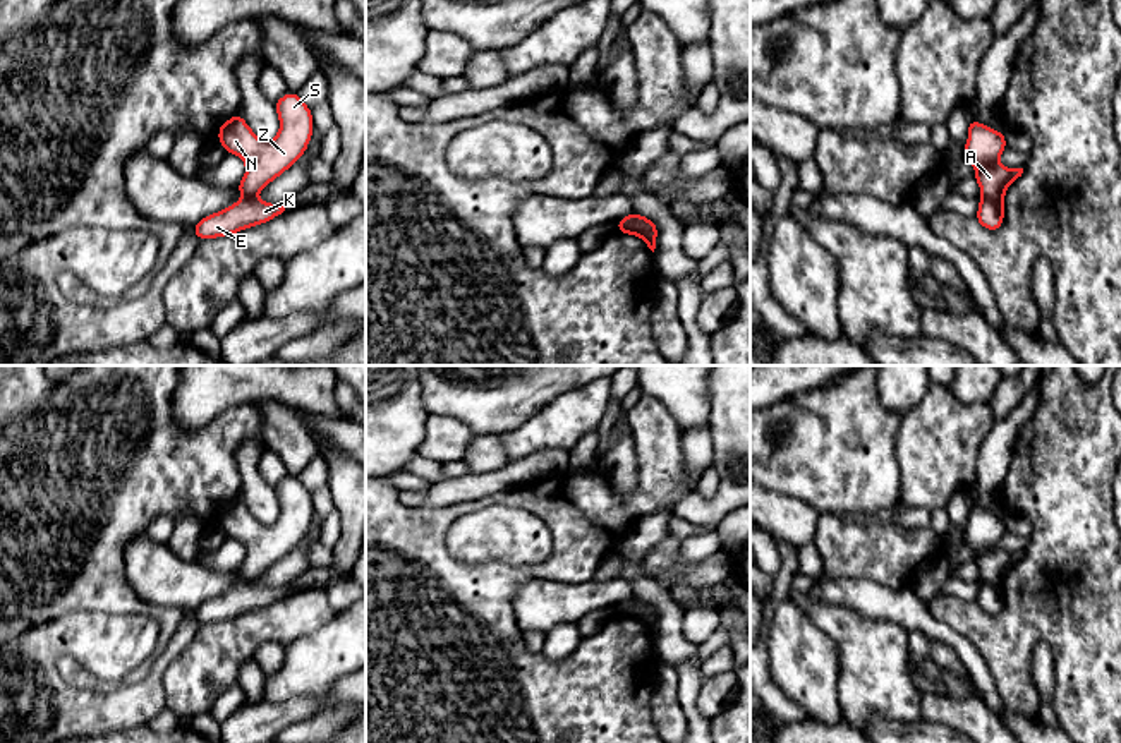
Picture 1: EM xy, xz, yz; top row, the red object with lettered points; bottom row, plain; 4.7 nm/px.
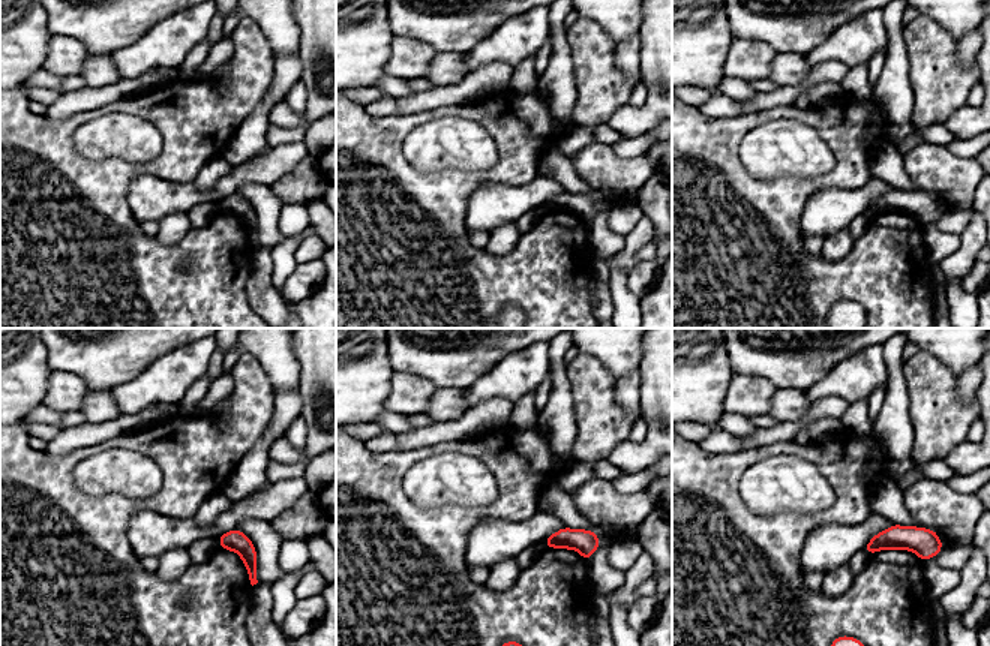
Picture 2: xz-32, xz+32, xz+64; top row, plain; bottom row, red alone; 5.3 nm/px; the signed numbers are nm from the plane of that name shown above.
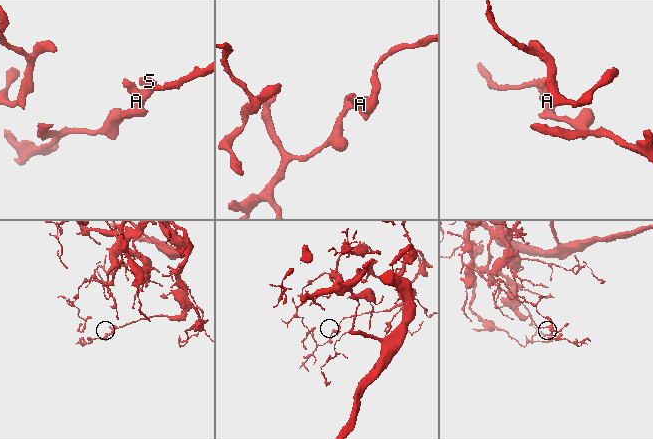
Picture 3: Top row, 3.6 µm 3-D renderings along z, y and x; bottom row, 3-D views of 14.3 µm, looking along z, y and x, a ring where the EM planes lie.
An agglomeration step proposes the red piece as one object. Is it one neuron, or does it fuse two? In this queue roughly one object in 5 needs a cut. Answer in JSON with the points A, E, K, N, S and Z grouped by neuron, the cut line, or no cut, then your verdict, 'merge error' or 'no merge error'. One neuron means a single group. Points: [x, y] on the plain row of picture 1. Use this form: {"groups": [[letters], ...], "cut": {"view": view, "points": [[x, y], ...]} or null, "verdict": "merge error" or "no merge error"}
{"groups": [["A", "N", "S", "Z"], ["E", "K"]], "cut": {"view": "xz", "points": [[622, 603], [632, 603], [656, 620]]}, "verdict": "merge error"}

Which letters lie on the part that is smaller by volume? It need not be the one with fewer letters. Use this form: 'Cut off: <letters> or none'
Cut off: E, K

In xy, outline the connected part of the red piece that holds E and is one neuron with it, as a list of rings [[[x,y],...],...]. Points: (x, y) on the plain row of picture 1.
[[[242,582],[232,590],[199,604],[192,611],[192,616],[199,625],[233,619],[240,614],[263,609],[280,601],[283,595],[285,590],[266,587],[258,582]]]

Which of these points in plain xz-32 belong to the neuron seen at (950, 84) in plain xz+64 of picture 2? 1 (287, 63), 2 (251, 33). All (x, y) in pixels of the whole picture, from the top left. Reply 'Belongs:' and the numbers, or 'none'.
Belongs: 2

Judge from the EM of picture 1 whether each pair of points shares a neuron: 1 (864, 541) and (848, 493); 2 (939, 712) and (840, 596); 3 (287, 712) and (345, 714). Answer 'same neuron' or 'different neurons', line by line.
1: different neurons
2: different neurons
3: different neurons

